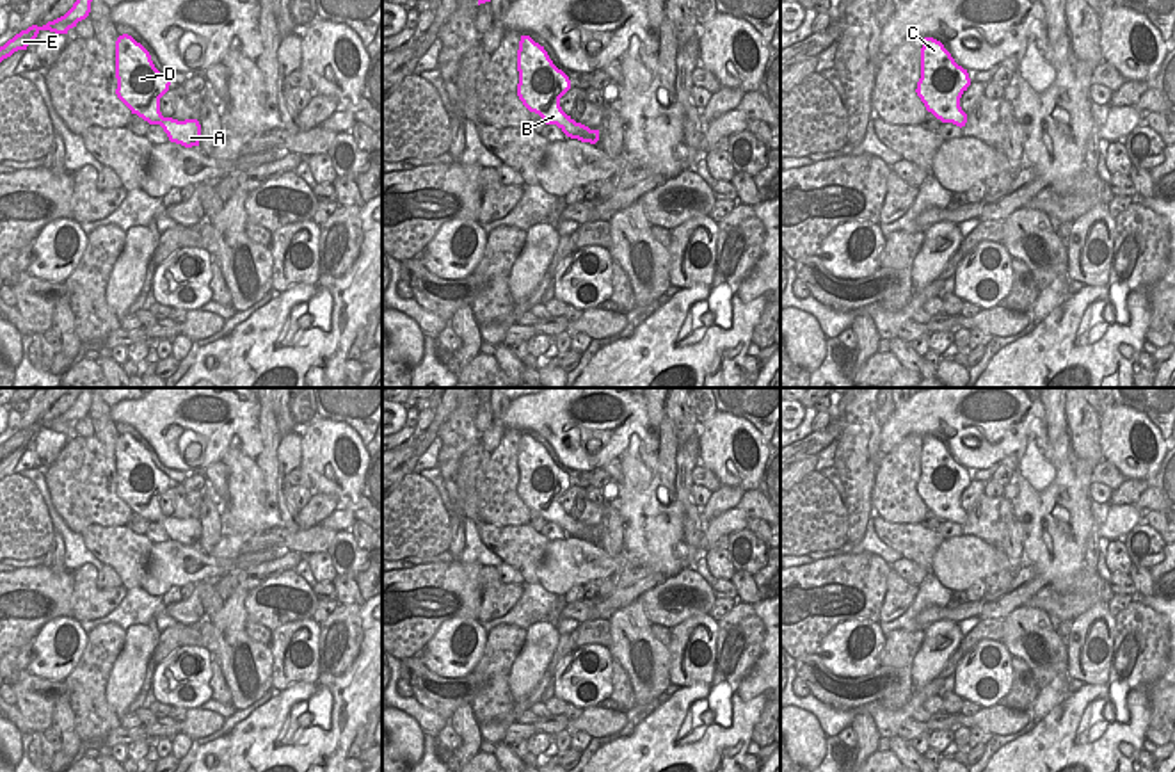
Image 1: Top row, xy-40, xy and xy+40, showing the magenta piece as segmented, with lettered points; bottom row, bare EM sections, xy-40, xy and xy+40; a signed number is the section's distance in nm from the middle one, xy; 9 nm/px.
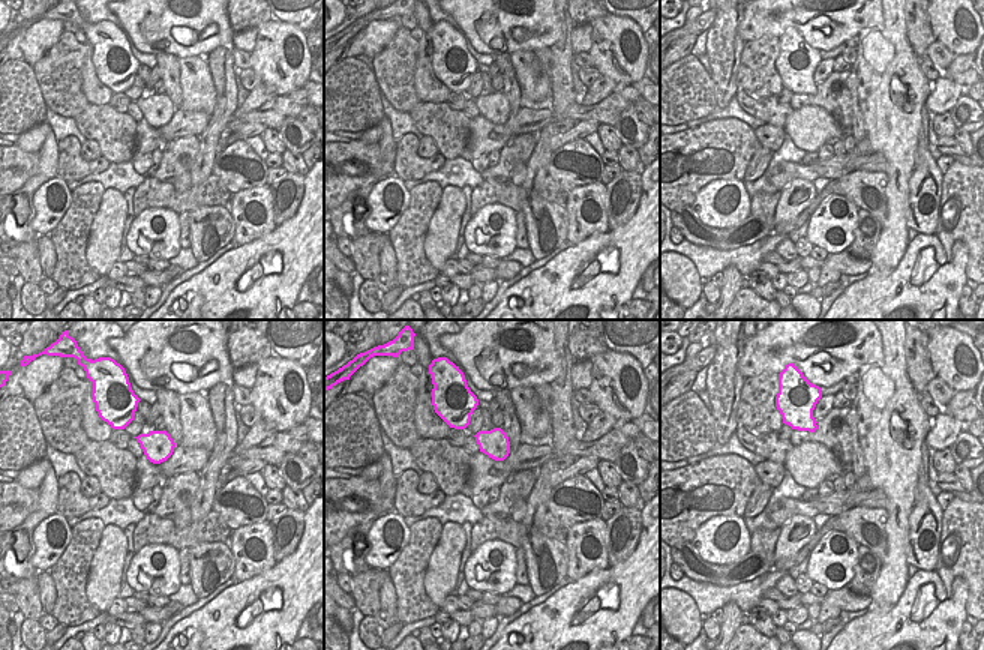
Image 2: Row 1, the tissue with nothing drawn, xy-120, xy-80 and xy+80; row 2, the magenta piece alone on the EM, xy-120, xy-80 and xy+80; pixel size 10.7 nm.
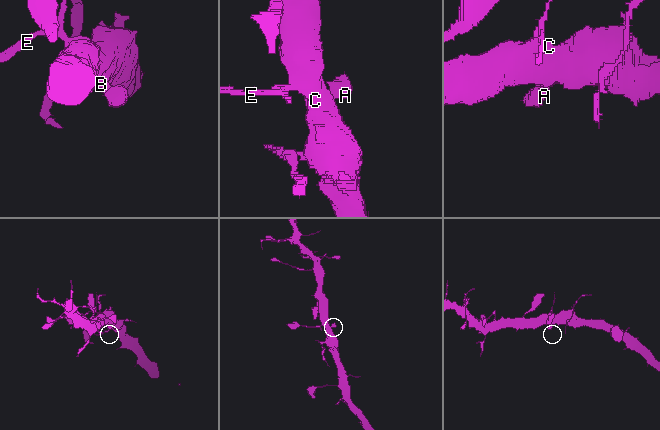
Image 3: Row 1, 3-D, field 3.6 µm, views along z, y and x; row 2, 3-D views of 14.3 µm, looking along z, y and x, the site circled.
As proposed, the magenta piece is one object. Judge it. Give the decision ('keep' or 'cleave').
keep

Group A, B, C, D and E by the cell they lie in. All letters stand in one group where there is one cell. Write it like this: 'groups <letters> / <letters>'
groups A B C D E

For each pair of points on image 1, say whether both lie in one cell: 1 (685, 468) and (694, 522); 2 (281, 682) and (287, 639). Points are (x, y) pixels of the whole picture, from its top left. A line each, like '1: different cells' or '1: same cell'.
1: same cell
2: same cell

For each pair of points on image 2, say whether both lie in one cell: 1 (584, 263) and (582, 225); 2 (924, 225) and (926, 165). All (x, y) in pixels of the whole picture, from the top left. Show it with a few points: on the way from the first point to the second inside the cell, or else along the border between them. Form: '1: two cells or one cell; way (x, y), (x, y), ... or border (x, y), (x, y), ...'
1: two cells; border (608, 230), (590, 234), (575, 245)
2: one cell; way (918, 210), (915, 191), (920, 180)

